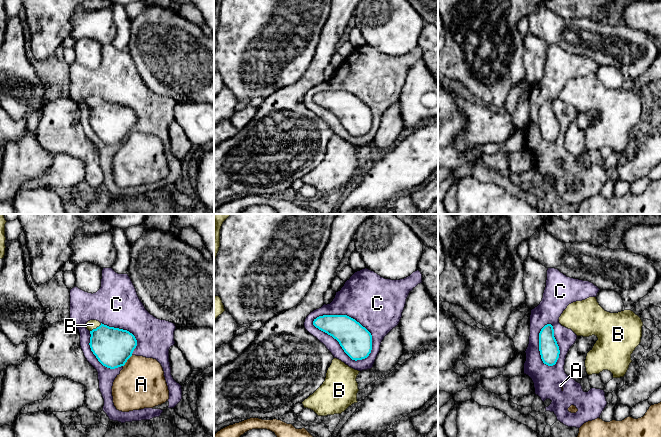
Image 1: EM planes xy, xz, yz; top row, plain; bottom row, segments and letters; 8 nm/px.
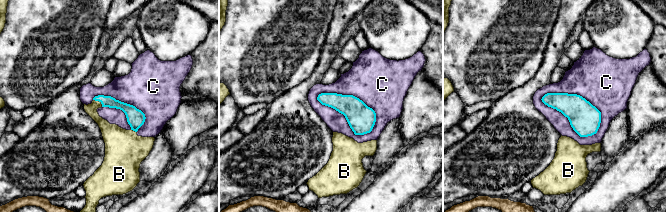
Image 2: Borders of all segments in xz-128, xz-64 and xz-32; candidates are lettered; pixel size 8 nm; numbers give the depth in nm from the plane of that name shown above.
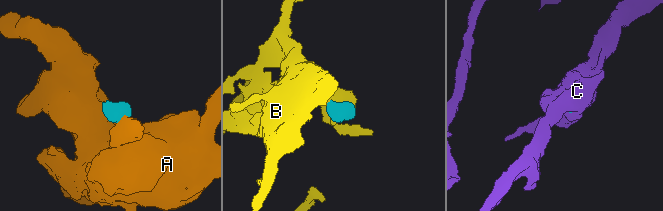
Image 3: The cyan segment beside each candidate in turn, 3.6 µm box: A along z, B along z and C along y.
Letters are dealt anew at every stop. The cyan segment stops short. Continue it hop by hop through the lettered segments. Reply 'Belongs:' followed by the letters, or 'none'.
Belongs: B

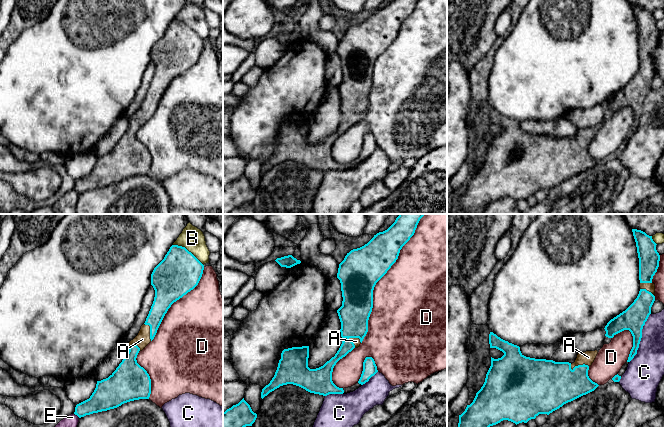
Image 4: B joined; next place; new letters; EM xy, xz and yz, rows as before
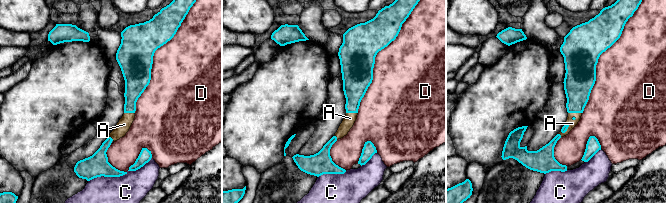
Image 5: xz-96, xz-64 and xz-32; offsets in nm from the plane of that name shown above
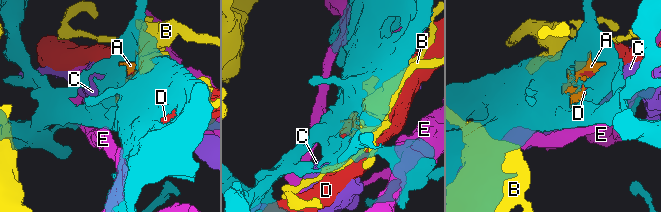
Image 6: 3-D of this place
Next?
Belongs: A

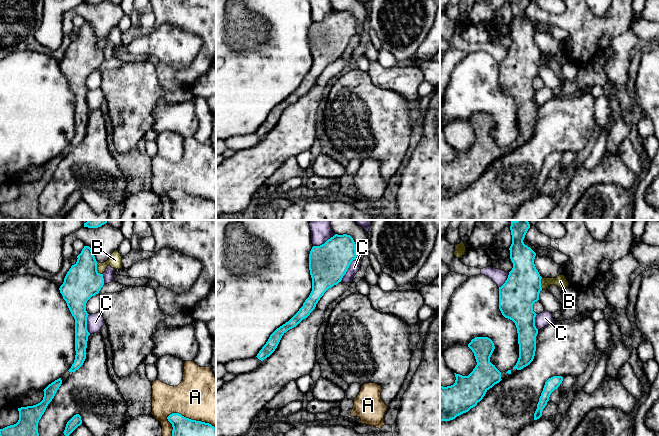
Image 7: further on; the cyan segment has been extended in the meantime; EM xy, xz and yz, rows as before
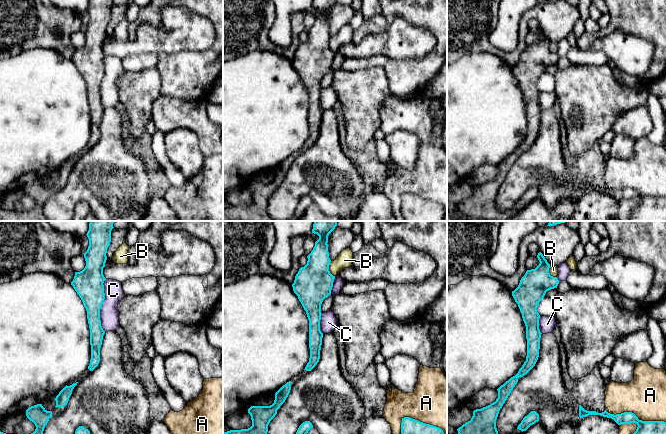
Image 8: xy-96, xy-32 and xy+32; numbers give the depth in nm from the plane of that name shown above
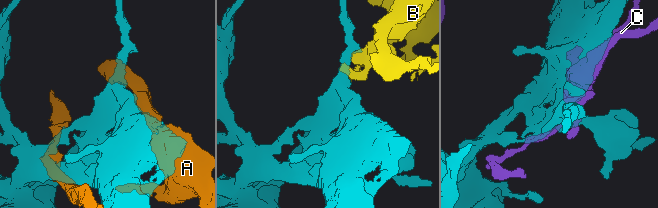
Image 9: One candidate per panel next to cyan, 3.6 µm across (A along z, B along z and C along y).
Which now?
Belongs: none

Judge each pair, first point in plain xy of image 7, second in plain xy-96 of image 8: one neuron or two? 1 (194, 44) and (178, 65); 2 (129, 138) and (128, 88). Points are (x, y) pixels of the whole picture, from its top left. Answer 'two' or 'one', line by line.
1: two
2: one

